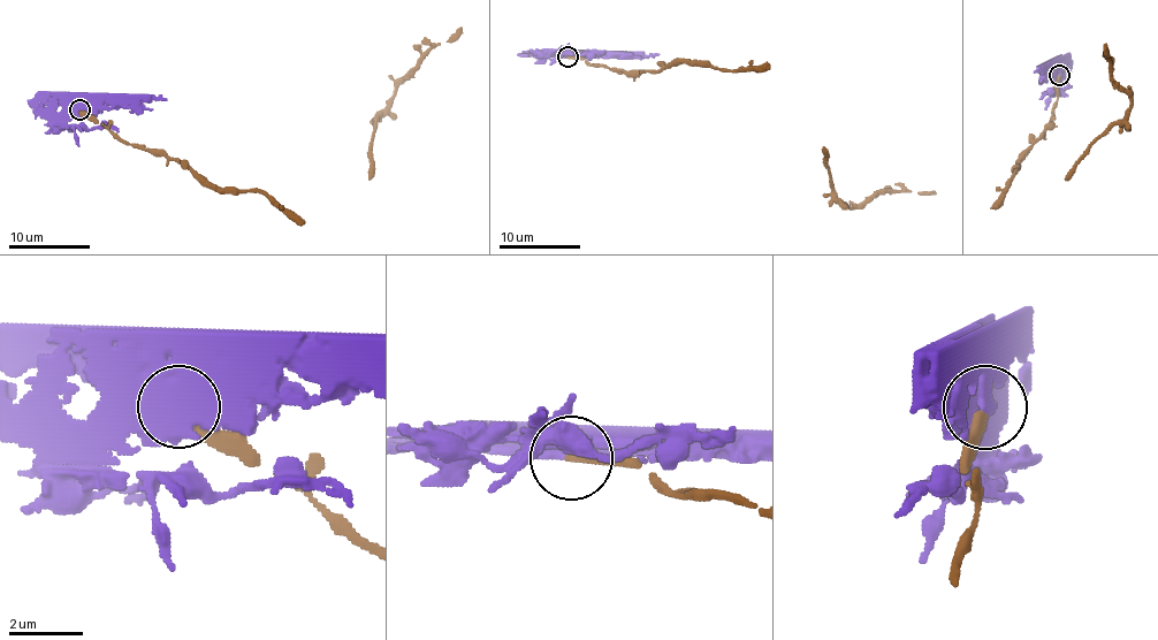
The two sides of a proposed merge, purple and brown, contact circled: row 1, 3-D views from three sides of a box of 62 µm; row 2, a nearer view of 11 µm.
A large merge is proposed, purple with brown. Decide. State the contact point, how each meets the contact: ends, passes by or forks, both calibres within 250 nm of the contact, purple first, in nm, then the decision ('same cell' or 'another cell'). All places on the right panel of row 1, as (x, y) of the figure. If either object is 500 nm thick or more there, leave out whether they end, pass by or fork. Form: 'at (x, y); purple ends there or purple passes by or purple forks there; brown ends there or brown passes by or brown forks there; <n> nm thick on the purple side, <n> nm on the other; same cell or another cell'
at (1059, 75); purple ends there; brown ends there; 480 nm thick on the purple side, 340 nm on the other; another cell

